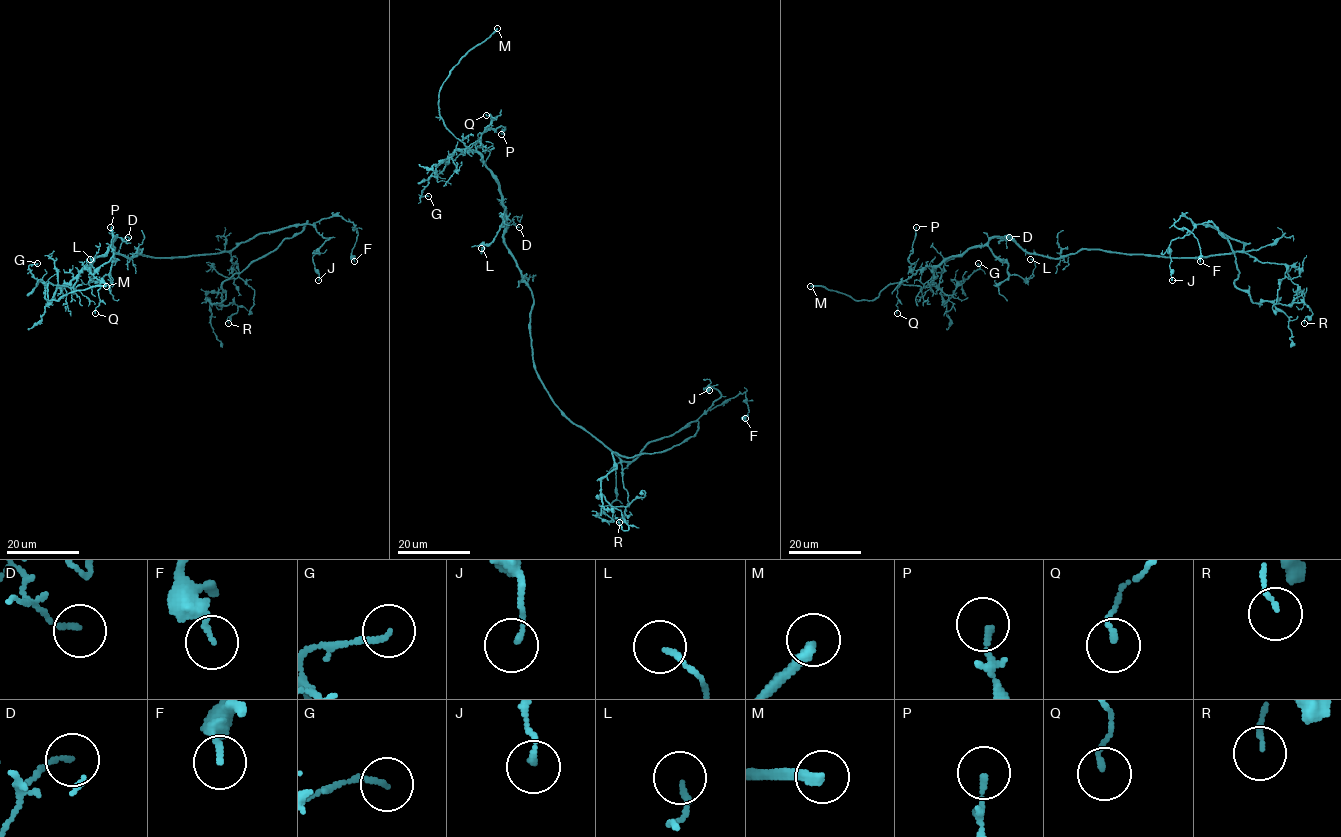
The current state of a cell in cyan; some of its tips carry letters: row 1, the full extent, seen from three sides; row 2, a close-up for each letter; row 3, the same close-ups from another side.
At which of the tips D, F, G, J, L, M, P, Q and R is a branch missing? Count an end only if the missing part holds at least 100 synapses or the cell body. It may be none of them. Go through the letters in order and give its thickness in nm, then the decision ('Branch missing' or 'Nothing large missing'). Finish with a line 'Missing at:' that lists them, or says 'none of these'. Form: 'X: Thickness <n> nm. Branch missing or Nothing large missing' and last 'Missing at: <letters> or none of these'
D: Thickness 110 nm. Nothing large missing
F: Thickness 160 nm. Nothing large missing
G: Thickness 130 nm. Nothing large missing
J: Thickness 140 nm. Nothing large missing
L: Thickness 130 nm. Nothing large missing
M: Thickness 300 nm. Branch missing
P: Thickness 140 nm. Nothing large missing
Q: Thickness 130 nm. Nothing large missing
R: Thickness 100 nm. Nothing large missing
Missing at: M

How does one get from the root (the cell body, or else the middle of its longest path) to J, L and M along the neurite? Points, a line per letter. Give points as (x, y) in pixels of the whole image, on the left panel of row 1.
J: (154, 258), (230, 251), (260, 233), (310, 224), (324, 238), (330, 238), (312, 257), (318, 280)
L: (154, 258), (142, 249), (131, 258), (118, 254), (114, 237), (110, 272), (98, 281), (90, 259)
M: (154, 258), (142, 249), (131, 258), (118, 254), (114, 237), (71, 287), (48, 283), (47, 299), (106, 286)

